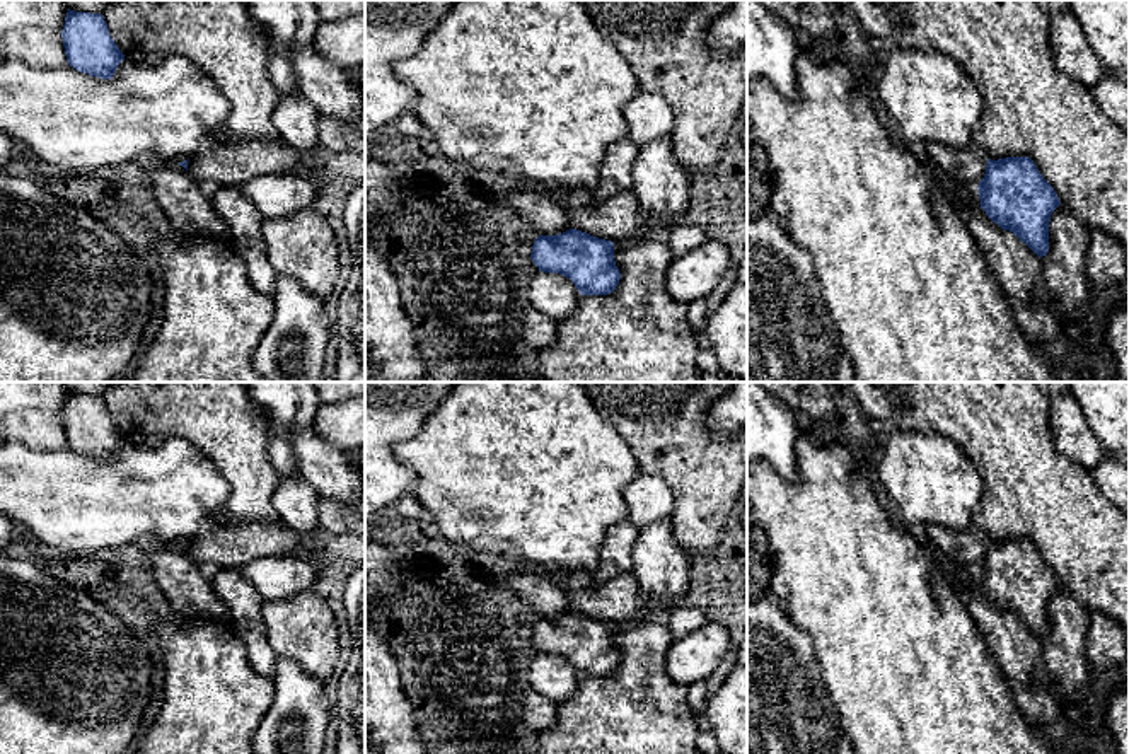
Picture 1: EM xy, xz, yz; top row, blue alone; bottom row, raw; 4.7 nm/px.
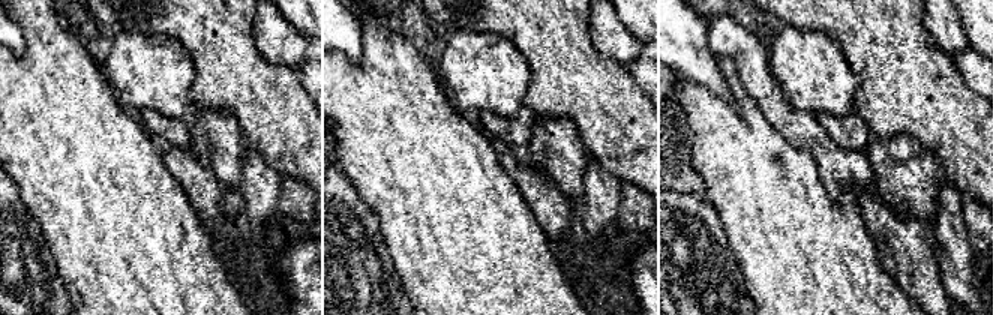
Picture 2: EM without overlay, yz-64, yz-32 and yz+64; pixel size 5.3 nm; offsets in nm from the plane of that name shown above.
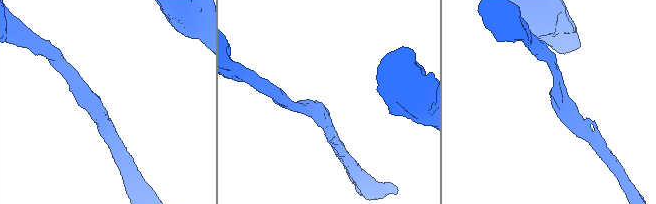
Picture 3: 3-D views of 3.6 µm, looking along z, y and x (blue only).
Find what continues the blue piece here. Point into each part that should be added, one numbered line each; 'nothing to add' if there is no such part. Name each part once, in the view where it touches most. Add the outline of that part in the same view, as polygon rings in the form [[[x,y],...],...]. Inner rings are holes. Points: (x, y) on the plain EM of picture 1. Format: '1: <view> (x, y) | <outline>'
nothing to add

